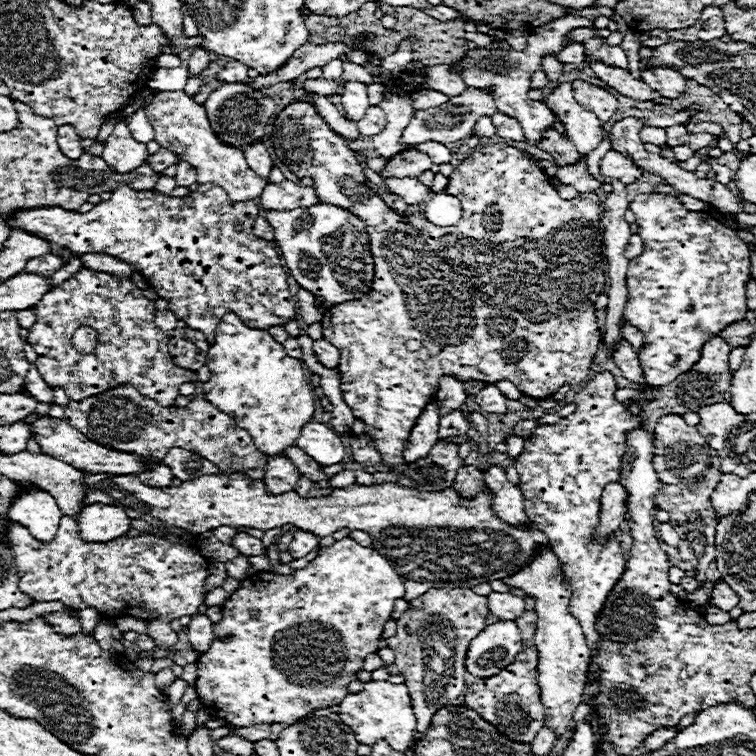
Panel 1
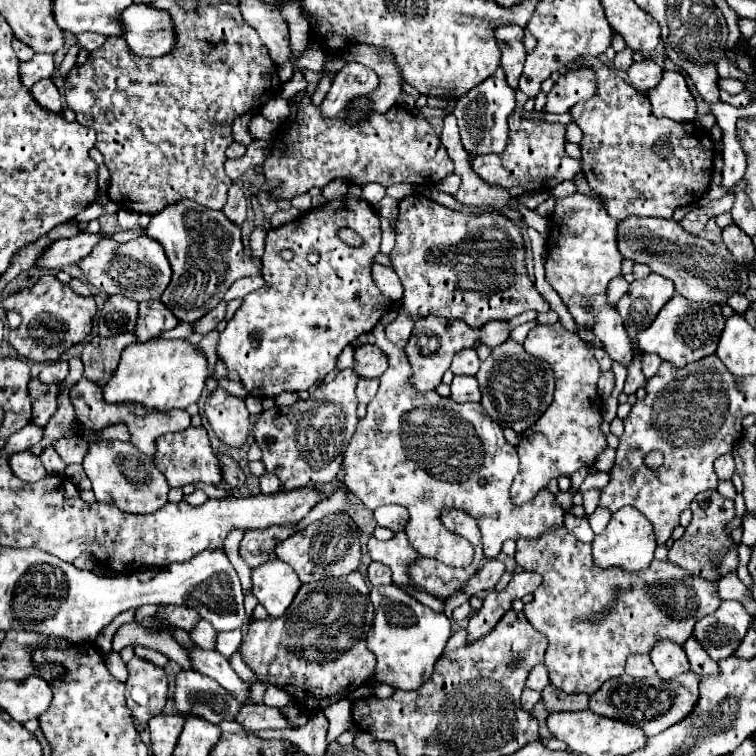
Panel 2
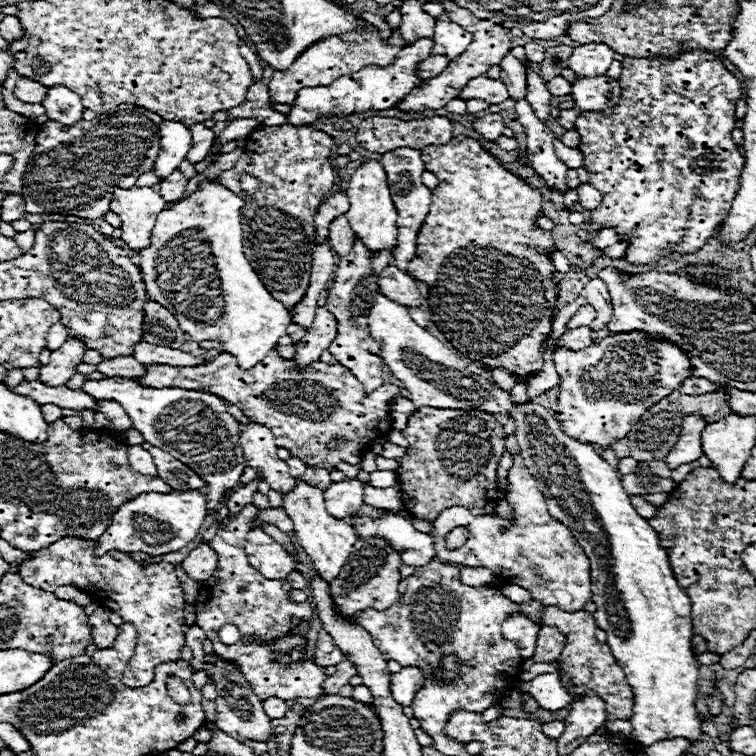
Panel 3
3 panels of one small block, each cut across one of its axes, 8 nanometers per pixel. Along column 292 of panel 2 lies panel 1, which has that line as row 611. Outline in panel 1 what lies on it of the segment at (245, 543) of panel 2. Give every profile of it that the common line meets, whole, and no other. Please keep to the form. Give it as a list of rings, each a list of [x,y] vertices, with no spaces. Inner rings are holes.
[[[526,610],[514,620],[524,636],[524,648],[520,650],[520,656],[504,672],[498,676],[490,676],[488,680],[478,680],[470,688],[466,688],[466,706],[474,708],[488,720],[494,728],[500,728],[500,734],[508,736],[510,740],[520,742],[532,742],[538,734],[538,730],[544,726],[544,706],[540,700],[540,688],[536,684],[536,666],[538,666],[538,650],[532,644],[534,630],[536,630],[536,614],[534,610]]]

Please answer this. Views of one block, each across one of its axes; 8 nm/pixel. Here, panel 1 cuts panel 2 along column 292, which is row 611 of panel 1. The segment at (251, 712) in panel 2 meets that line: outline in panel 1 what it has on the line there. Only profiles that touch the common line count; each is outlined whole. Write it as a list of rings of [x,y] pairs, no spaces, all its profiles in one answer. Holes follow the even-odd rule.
[[[720,582],[720,584],[714,586],[710,604],[718,606],[718,608],[724,610],[724,612],[730,612],[734,606],[738,606],[738,602],[740,602],[738,594],[736,594],[736,592],[726,584],[726,582]]]

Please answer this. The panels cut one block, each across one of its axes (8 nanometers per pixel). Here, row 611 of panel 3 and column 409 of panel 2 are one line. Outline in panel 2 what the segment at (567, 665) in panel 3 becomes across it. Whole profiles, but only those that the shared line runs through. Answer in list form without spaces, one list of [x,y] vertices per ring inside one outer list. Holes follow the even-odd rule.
[[[398,532],[392,540],[388,542],[380,542],[374,536],[370,536],[368,540],[368,552],[373,561],[388,564],[394,576],[398,576],[398,580],[394,580],[394,584],[412,584],[408,580],[408,564],[418,556],[416,550],[408,544],[408,538],[404,532]]]

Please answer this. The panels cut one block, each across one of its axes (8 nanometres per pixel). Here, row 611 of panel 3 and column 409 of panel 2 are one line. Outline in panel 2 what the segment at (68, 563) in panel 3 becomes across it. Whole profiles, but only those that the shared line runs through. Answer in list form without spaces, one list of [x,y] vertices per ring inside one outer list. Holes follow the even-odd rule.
[[[306,90],[290,98],[288,104],[290,128],[284,130],[284,142],[274,142],[270,158],[264,160],[266,180],[282,182],[278,188],[270,188],[270,196],[274,200],[292,200],[294,196],[308,194],[310,188],[322,188],[336,178],[356,186],[364,186],[368,182],[378,182],[382,186],[398,182],[434,186],[454,172],[454,162],[426,118],[410,114],[400,104],[380,114],[372,110],[372,100],[368,96],[356,96],[334,118],[322,116],[320,106],[312,104]],[[350,108],[358,108],[364,114],[356,124],[350,120]]]

